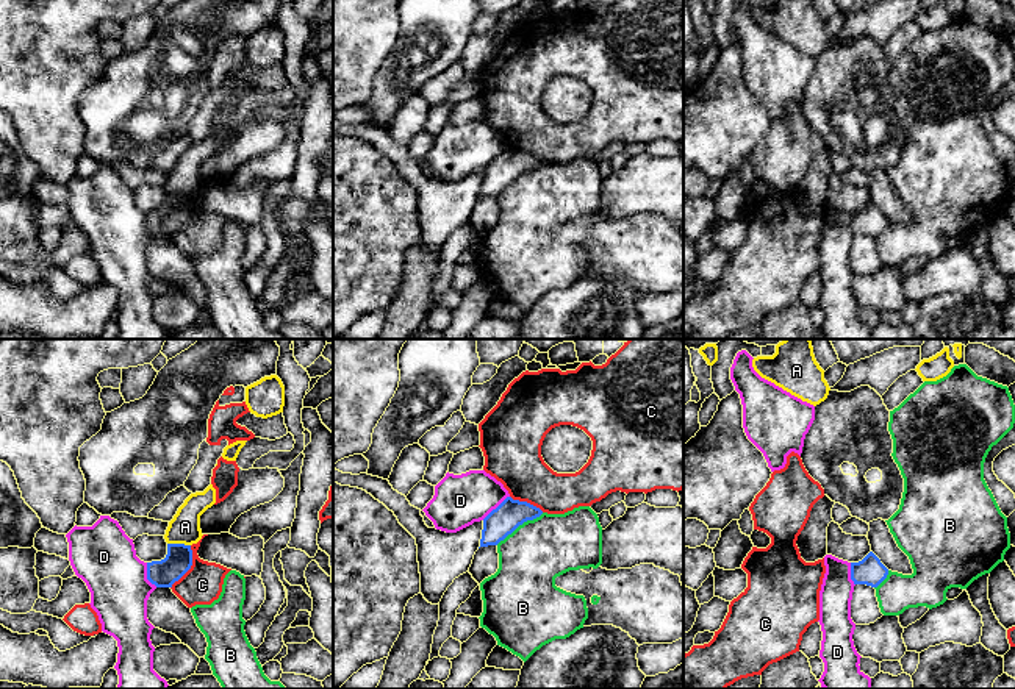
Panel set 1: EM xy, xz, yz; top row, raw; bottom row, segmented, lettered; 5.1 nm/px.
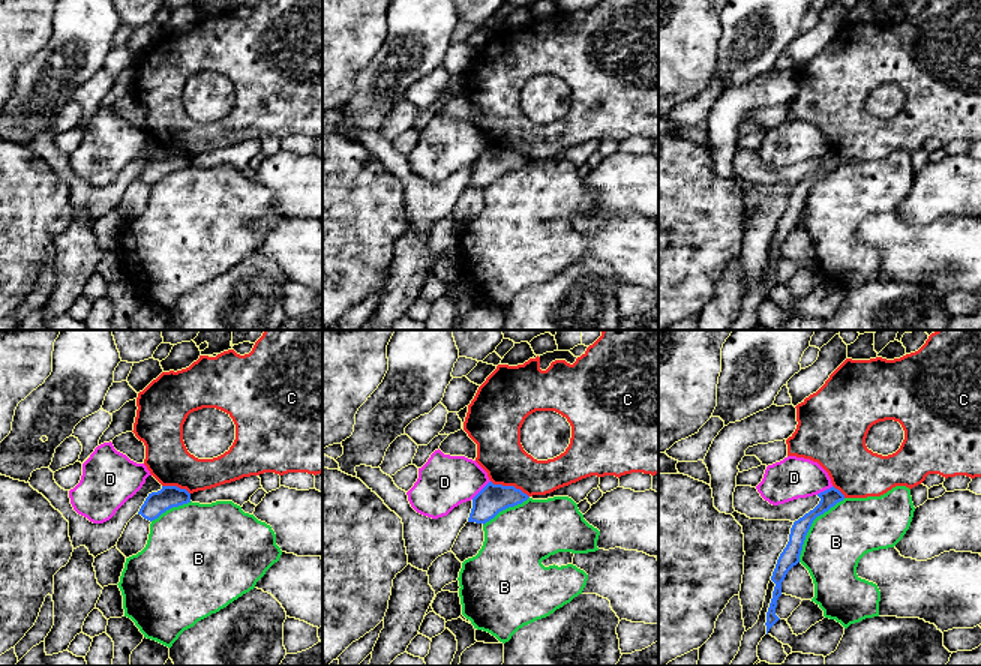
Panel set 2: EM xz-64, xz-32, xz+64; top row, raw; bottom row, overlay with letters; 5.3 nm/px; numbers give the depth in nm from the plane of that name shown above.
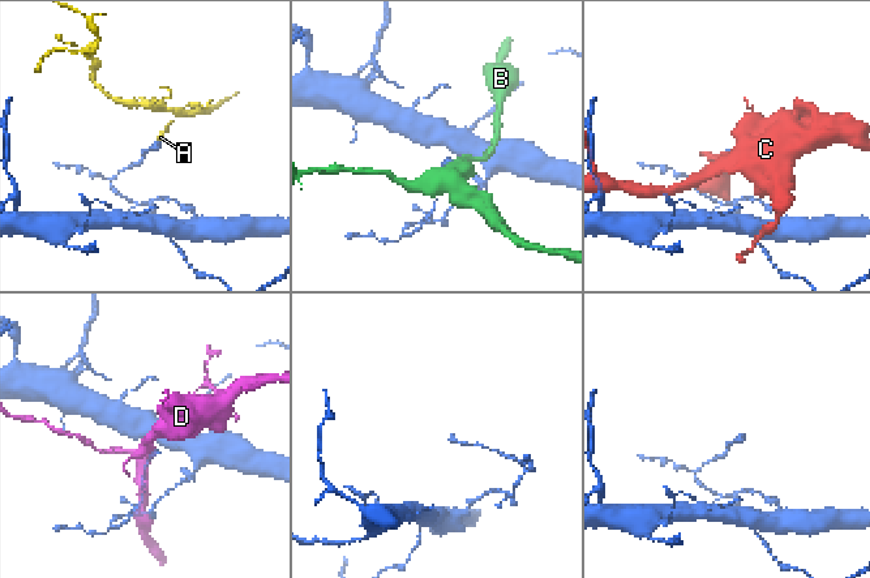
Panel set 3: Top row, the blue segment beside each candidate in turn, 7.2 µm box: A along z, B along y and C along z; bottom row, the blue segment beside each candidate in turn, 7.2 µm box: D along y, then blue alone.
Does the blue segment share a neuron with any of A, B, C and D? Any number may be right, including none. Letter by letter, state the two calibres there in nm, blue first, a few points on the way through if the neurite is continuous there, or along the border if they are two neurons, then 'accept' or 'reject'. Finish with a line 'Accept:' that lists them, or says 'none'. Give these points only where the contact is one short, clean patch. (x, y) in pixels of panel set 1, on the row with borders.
A: calibres 140 and 160 nm; border xy (168, 542), (190, 546); reject
B: calibres 150 and 320 nm; reject
C: calibres 140 and 200 nm; reject
D: calibres 150 and 260 nm; reject
Accept: none

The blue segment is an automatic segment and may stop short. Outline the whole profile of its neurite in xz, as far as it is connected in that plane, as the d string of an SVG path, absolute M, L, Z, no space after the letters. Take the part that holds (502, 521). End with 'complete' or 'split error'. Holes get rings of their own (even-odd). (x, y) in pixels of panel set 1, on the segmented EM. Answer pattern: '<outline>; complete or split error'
M507 497L483 519L480 547L497 545L519 525L540 517L543 511L527 502Z; complete

